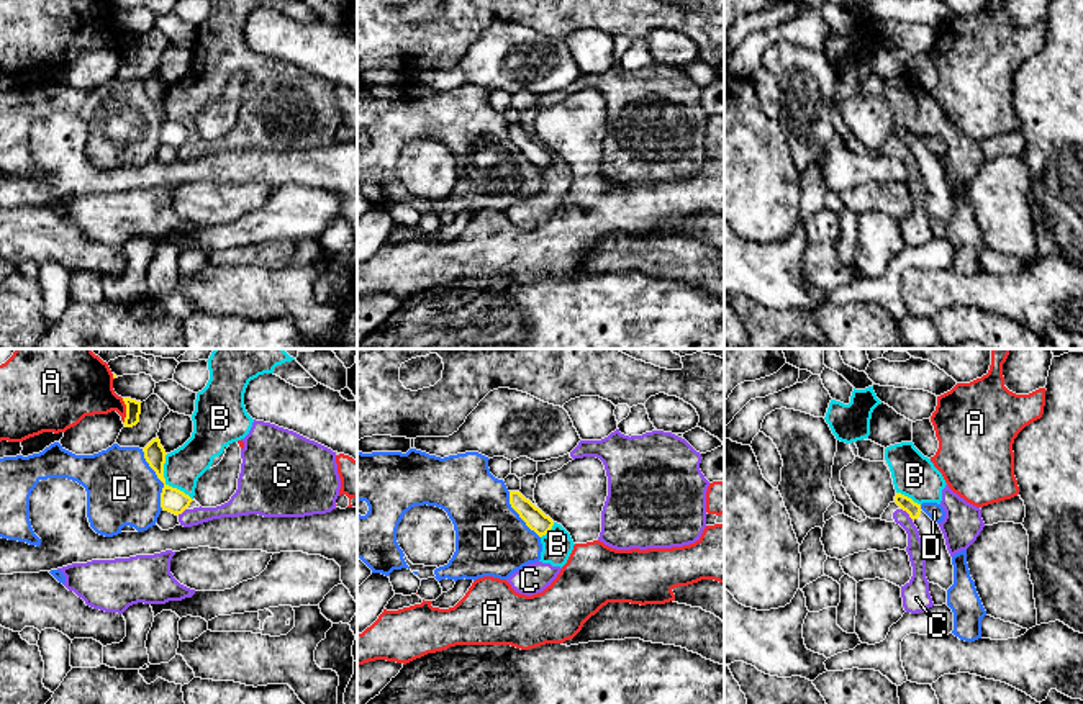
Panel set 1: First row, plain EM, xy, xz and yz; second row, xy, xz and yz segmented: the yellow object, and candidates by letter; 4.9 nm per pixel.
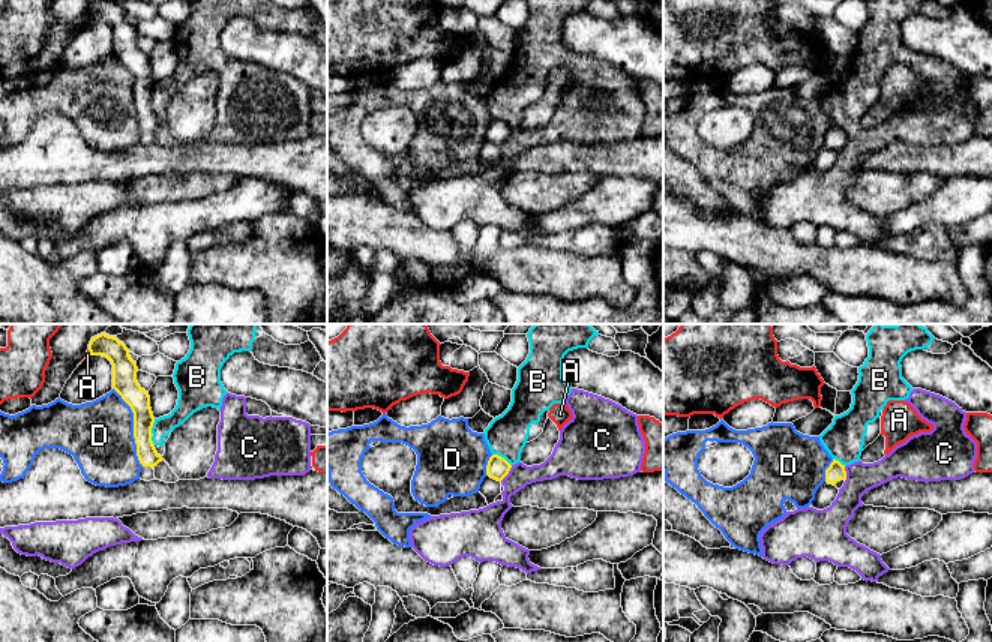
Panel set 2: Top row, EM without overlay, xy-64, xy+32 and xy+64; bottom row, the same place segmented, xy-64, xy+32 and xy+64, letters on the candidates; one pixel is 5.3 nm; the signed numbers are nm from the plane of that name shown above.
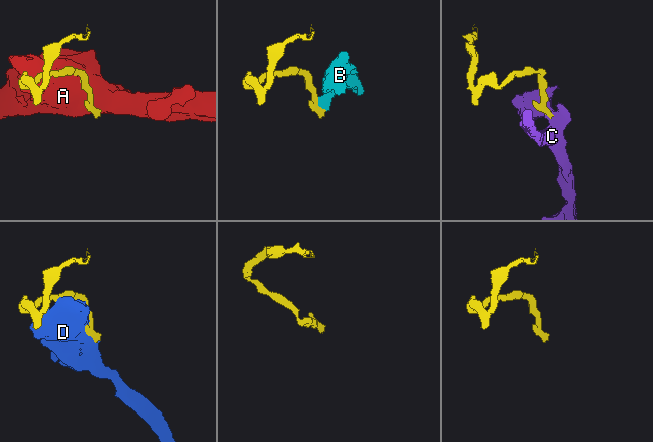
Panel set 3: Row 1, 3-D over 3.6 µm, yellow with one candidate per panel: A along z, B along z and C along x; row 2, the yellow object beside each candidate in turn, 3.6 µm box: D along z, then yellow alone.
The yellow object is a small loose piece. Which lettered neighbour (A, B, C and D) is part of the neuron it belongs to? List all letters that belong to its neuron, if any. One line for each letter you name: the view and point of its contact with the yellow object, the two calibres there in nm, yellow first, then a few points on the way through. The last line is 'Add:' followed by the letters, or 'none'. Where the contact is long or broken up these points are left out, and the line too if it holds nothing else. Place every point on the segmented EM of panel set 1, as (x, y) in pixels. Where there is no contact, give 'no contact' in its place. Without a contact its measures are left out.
Add: none

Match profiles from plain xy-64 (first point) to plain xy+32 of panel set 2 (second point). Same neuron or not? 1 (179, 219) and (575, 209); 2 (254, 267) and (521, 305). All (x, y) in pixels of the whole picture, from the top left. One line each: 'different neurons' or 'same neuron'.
1: same neuron
2: different neurons

